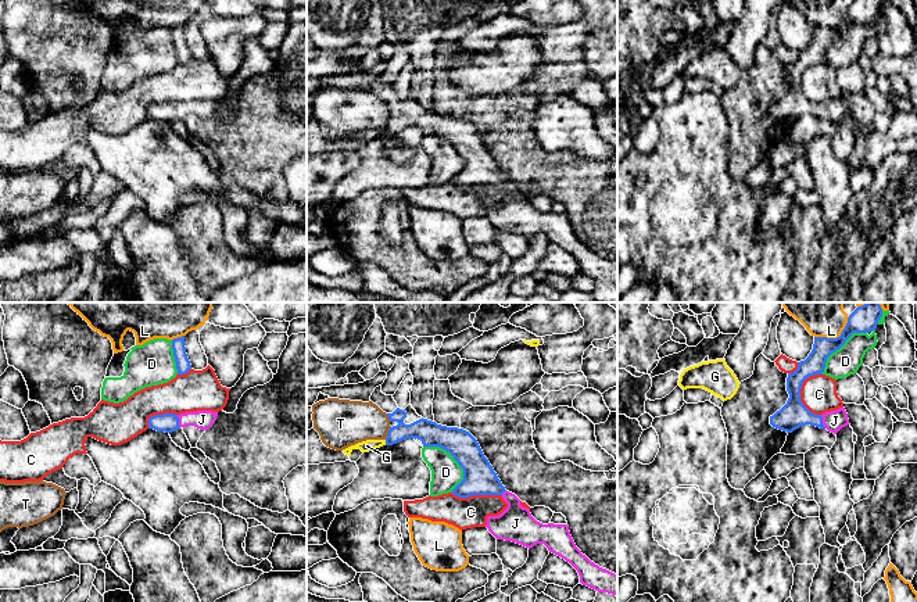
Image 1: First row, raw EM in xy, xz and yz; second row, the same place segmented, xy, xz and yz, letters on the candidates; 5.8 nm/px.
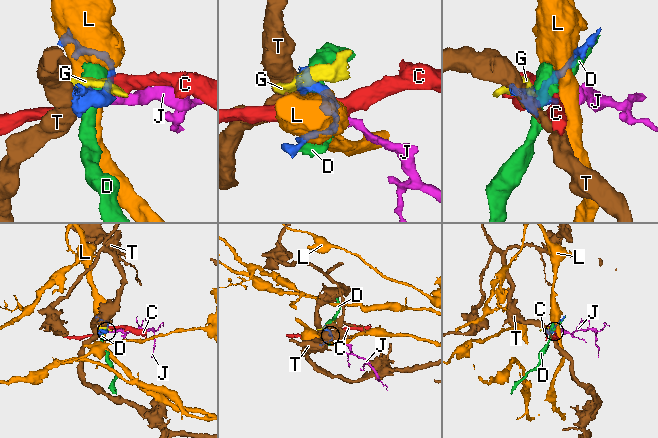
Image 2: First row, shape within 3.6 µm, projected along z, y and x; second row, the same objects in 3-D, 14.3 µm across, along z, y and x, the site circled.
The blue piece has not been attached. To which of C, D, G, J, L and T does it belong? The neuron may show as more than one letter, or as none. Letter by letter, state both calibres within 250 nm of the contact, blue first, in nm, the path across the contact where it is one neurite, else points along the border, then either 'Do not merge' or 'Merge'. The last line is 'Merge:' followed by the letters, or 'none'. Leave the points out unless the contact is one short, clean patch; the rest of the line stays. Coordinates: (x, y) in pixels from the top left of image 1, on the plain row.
C: Thickness 160 nm (blue) against 220 nm. Do not merge
D: Thickness 190 nm (blue) against 180 nm. Do not merge
G: Thickness 140 nm (blue) against 70 nm. Boundary: xz (384, 129), (386, 133). Do not merge
J: Thickness 160 nm (blue) against 120 nm. Path across: yz (794, 103), (821, 111), (834, 110). Merge
L: Thickness 130 nm (blue) against 160 nm. Do not merge
T: Thickness 140 nm (blue) against 260 nm. Do not merge
Merge: J

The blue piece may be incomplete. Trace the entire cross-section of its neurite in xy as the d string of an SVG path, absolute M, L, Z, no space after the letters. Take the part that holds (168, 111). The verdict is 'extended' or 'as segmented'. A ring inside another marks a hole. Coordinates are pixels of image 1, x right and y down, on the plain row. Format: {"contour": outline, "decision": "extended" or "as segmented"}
{"contour": "M212 100L154 104L148 108L148 118L172 122L179 117L194 115L200 119L208 119L215 112L216 105L218 101Z", "decision": "extended"}

